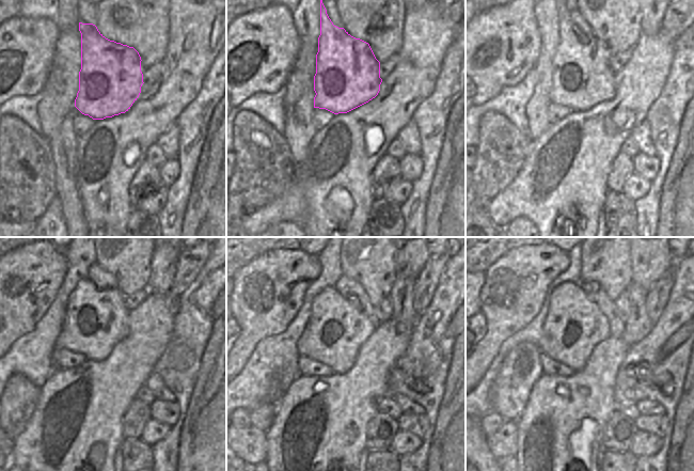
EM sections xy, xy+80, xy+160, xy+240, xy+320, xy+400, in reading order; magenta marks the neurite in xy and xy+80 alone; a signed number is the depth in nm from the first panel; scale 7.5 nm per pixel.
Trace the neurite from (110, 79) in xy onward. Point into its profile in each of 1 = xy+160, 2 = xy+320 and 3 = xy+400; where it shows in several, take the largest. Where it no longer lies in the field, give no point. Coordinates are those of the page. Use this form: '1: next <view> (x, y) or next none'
1: next xy+160 (582, 77)
2: next xy+320 (335, 330)
3: next xy+400 (574, 326)

